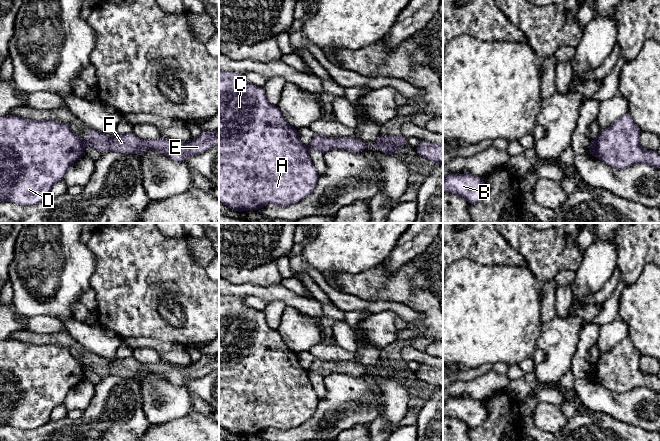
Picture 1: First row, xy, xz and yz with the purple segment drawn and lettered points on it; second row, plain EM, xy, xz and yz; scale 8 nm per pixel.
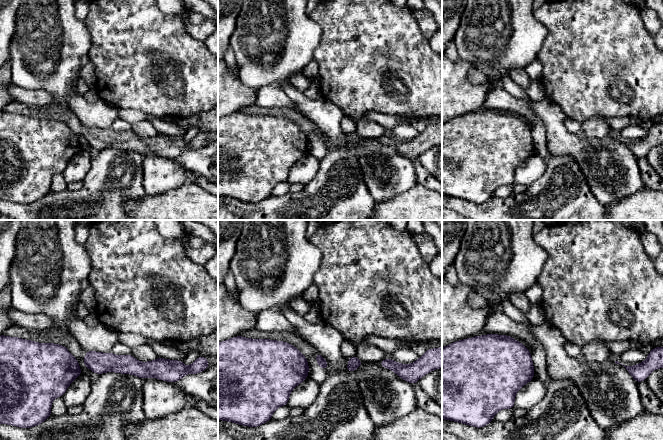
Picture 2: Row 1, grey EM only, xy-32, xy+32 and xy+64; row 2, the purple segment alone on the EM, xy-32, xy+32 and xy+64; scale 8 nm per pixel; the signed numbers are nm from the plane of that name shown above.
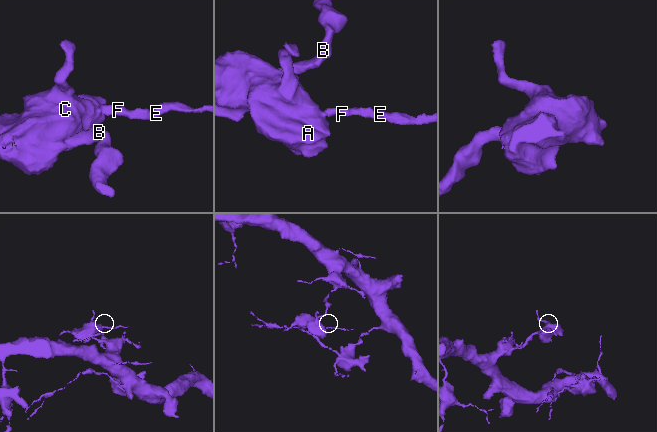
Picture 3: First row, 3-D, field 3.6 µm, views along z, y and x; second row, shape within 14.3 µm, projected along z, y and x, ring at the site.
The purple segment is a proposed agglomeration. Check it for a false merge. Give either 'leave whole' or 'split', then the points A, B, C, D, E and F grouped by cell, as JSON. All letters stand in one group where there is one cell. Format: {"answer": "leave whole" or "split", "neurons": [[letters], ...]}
{"answer": "split", "neurons": [["A", "B", "C", "D"], ["E", "F"]]}

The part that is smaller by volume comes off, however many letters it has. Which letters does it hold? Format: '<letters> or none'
E, F

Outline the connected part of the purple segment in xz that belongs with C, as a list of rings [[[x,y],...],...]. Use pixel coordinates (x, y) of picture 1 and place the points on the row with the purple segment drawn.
[[[219,70],[219,203],[238,212],[261,210],[267,204],[281,207],[297,204],[315,189],[320,176],[309,156],[309,148],[302,144],[298,130],[286,122],[279,108],[267,100],[263,88],[246,82],[244,75],[243,73]]]

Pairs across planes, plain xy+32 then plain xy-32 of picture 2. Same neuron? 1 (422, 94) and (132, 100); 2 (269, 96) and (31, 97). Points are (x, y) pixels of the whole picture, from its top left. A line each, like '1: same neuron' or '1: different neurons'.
1: same neuron
2: same neuron

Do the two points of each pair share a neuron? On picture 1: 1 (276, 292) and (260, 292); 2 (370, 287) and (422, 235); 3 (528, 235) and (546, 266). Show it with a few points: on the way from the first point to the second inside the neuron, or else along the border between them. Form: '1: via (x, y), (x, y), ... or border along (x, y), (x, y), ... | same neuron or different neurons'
1: via (272, 292), (264, 292) | same neuron
2: border along (407, 262), (393, 272), (386, 273), (384, 271) | different neurons
3: via (533, 243), (545, 255), (545, 258) | same neuron

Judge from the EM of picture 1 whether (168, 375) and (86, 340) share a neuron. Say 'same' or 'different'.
different

